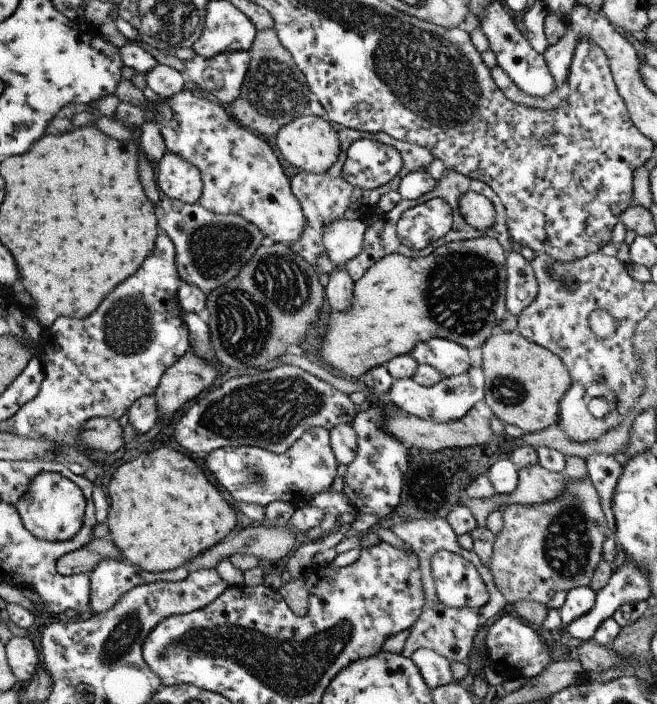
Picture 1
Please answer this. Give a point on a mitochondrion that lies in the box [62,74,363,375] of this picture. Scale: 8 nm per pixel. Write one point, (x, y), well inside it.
(245, 315)

